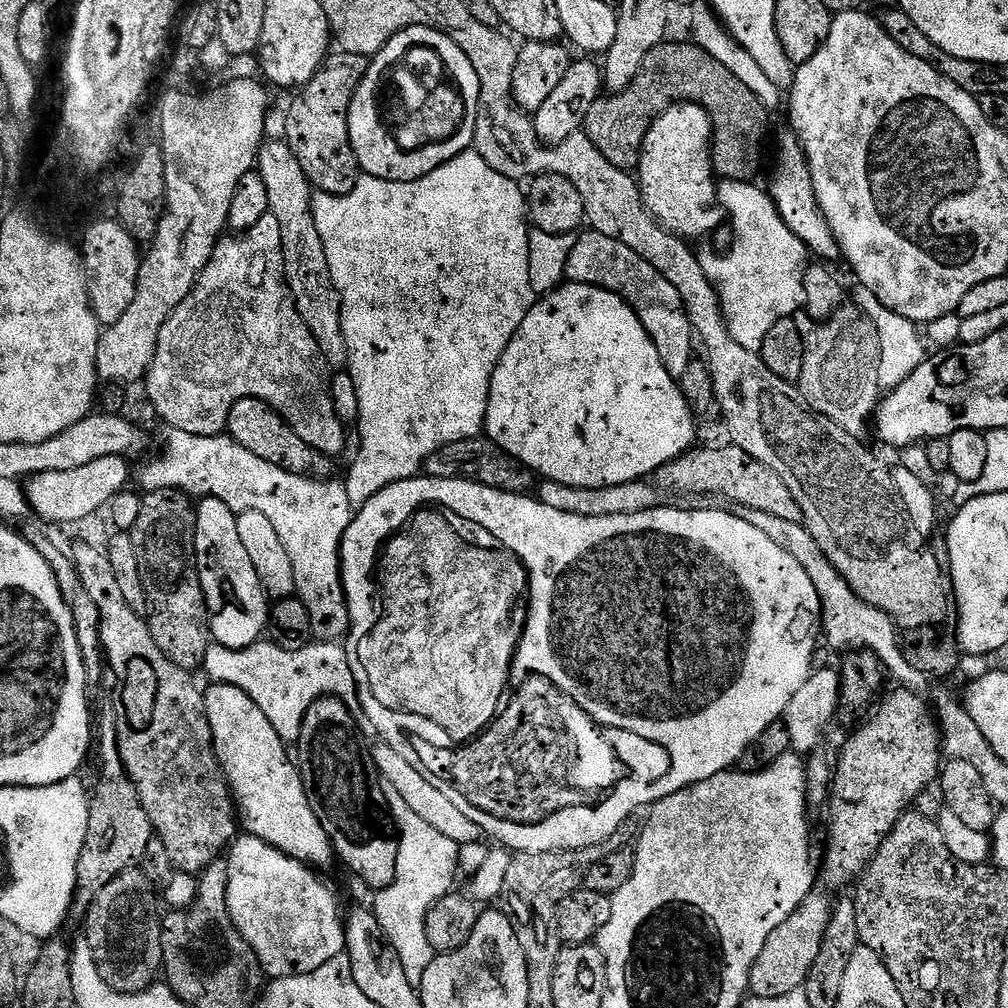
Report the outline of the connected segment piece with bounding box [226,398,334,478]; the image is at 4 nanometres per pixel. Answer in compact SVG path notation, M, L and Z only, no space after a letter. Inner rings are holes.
M242 398L234 402L228 419L227 435L231 436L250 454L258 454L258 458L266 458L266 462L274 462L274 466L282 466L290 474L311 476L313 478L328 478L333 475L333 457L314 450L293 430L286 421L273 410L266 402L258 398Z

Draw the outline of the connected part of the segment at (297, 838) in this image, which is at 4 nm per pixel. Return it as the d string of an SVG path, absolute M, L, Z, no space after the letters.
M209 683L207 687L203 689L203 694L206 718L212 731L212 748L216 751L220 768L228 780L243 831L249 836L262 838L262 842L282 850L287 856L293 856L304 864L317 869L326 867L334 860L332 839L326 834L322 822L318 822L318 814L314 814L306 798L298 764L287 757L287 744L282 738L278 738L278 730L270 726L266 714L262 714L258 702L254 702L254 698L246 694L246 690L238 690L238 686L229 684Z

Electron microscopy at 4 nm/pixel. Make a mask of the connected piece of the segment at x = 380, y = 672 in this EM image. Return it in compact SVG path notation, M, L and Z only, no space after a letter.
M421 510L415 513L412 519L407 521L410 526L407 534L400 536L400 540L396 540L396 544L392 544L392 548L387 548L381 555L378 567L384 571L384 588L388 588L388 620L380 620L378 626L361 639L364 641L360 644L358 663L366 670L370 690L374 690L374 696L382 701L382 706L415 716L417 721L435 724L443 735L445 732L450 739L460 740L452 742L468 742L471 736L479 737L501 711L502 701L505 699L504 691L508 688L508 675L513 675L514 672L516 649L522 644L522 624L521 621L516 621L516 603L519 602L520 595L523 592L525 595L529 589L530 572L525 568L523 560L519 560L507 550L501 550L499 547L483 548L480 544L471 544L470 541L463 540L447 518L449 519L440 510Z

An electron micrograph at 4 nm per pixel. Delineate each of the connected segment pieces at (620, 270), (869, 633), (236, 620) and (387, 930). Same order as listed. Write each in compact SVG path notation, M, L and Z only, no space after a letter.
M584 231L576 236L574 250L570 250L570 258L566 262L567 279L573 284L589 284L618 294L638 314L654 346L658 346L658 354L666 370L677 378L686 374L686 366L690 366L694 359L694 329L678 290L674 290L674 286L670 286L670 282L666 282L666 278L662 278L646 258L638 258L630 246L622 246L620 240L601 232Z
M740 508L738 515L746 522L750 522L750 526L758 526L758 530L762 530L762 534L766 534L768 538L774 538L774 542L778 542L778 546L782 546L786 554L794 554L794 558L798 558L802 570L806 570L810 582L814 582L814 590L818 590L820 595L822 632L826 640L836 648L844 648L843 650L873 652L883 662L891 679L893 676L897 680L895 682L897 685L916 690L921 687L920 683L925 683L924 673L916 669L915 664L908 659L907 651L902 647L902 636L899 636L901 633L898 631L896 621L890 619L882 610L858 598L858 594L854 594L846 578L842 578L842 574L834 570L830 558L822 554L818 542L814 542L808 528L798 522L785 522L782 518L774 518L774 514L762 514L762 510Z
M213 496L195 505L196 572L208 607L211 639L227 648L248 648L265 635L270 600L250 562L250 554L246 554L246 546L242 546L242 538L238 538L236 517L237 513L232 512L226 502Z
M383 781L383 785L386 802L392 811L392 819L396 821L400 845L394 882L375 893L374 911L384 931L388 947L394 950L394 954L398 954L398 962L402 962L406 982L419 986L422 974L426 974L430 962L434 962L438 954L426 938L426 918L432 907L453 891L452 883L458 880L460 871L460 845L438 833L429 823L422 822L417 814L406 806L405 799L398 794L393 783Z

